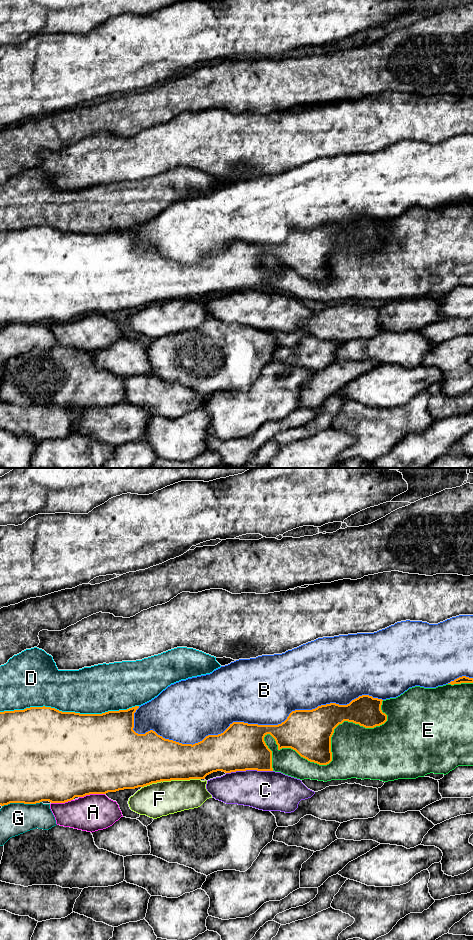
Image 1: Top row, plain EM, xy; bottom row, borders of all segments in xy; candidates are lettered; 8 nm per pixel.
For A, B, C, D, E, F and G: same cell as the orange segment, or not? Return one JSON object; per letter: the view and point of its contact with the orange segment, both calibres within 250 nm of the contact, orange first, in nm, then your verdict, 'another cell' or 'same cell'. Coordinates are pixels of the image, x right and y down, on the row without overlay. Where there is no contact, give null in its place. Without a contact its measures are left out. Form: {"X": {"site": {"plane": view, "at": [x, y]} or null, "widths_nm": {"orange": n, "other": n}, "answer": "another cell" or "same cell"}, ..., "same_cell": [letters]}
{"A": {"site": {"plane": "xy", "at": [91, 313]}, "widths_nm": {"orange": 500, "other": 300}, "answer": "another cell"}, "B": {"site": {"plane": "xy", "at": [257, 244]}, "widths_nm": {"orange": 380, "other": 500}, "answer": "same cell"}, "C": {"site": {"plane": "xy", "at": [249, 289]}, "widths_nm": {"orange": 380, "other": 320}, "answer": "another cell"}, "D": {"site": {"plane": "xy", "at": [69, 232]}, "widths_nm": {"orange": 500, "other": 380}, "answer": "another cell"}, "E": {"site": {"plane": "xy", "at": [330, 281]}, "widths_nm": {"orange": 320, "other": 420}, "answer": "another cell"}, "F": {"site": {"plane": "xy", "at": [171, 299]}, "widths_nm": {"orange": 400, "other": 280}, "answer": "another cell"}, "G": {"site": {"plane": "xy", "at": [21, 322]}, "widths_nm": {"orange": 480, "other": 260}, "answer": "another cell"}, "same_cell": ["B"]}

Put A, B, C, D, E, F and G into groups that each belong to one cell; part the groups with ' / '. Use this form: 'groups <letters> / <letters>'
groups A / B / C / D / E / F / G

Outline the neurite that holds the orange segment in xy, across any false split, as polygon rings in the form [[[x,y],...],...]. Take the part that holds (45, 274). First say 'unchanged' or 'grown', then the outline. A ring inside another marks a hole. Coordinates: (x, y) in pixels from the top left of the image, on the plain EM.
grown | [[[459,135],[438,144],[406,140],[374,153],[323,157],[282,174],[239,179],[221,186],[210,194],[171,204],[151,221],[127,230],[108,231],[102,234],[80,234],[62,232],[55,228],[43,226],[0,232],[0,325],[4,326],[10,323],[36,324],[42,321],[65,323],[75,317],[135,309],[161,301],[205,299],[207,295],[217,291],[225,293],[246,290],[273,291],[272,271],[264,261],[267,254],[275,259],[278,270],[291,268],[310,282],[327,285],[332,281],[331,257],[339,244],[348,241],[365,248],[380,246],[387,241],[387,235],[381,230],[383,220],[396,218],[415,206],[436,208],[446,204],[461,203],[473,203],[473,135]]]

